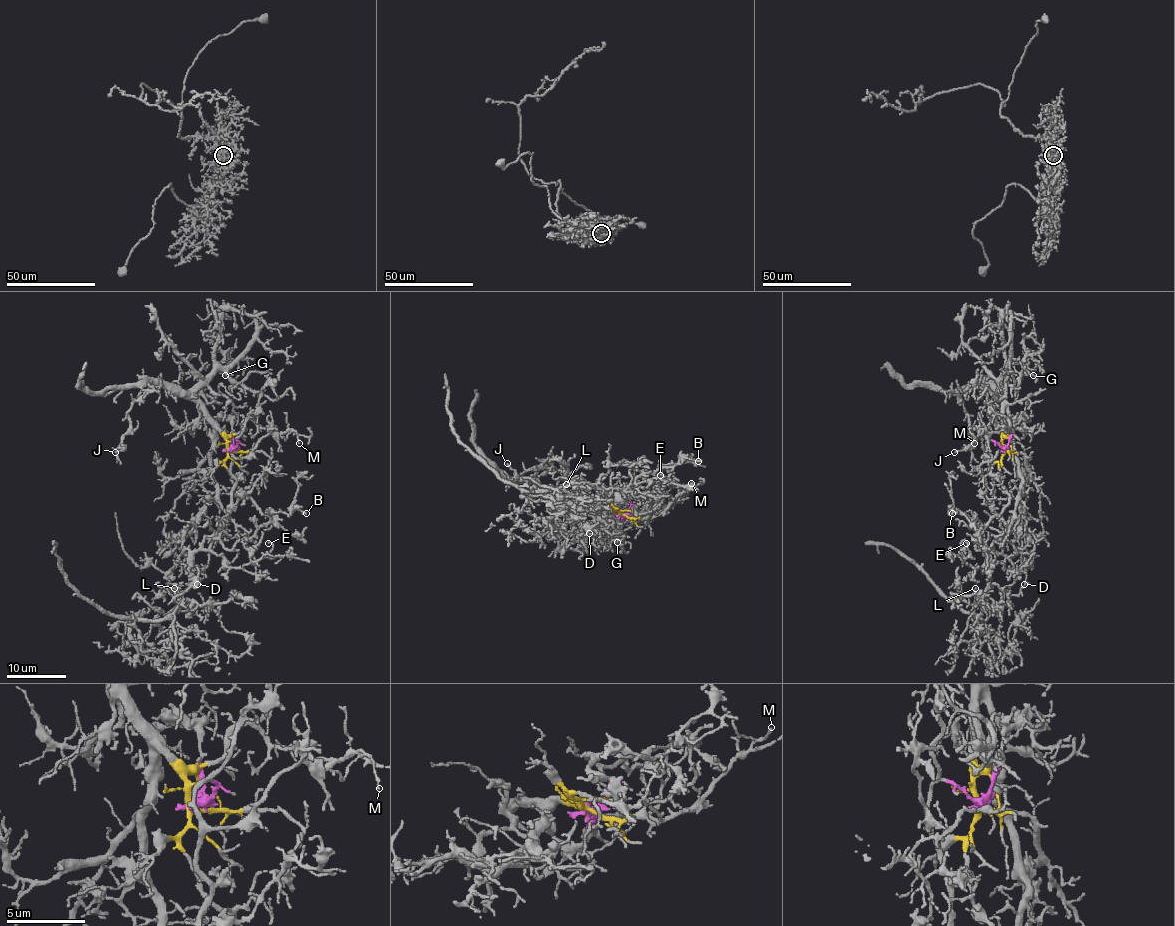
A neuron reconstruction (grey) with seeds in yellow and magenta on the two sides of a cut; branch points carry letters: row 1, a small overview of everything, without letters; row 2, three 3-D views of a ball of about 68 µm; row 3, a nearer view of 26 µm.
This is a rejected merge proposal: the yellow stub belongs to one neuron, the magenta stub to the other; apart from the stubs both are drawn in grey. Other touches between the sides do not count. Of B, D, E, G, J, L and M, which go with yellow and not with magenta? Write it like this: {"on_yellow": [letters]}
{"on_yellow": ["G", "J", "M"]}

